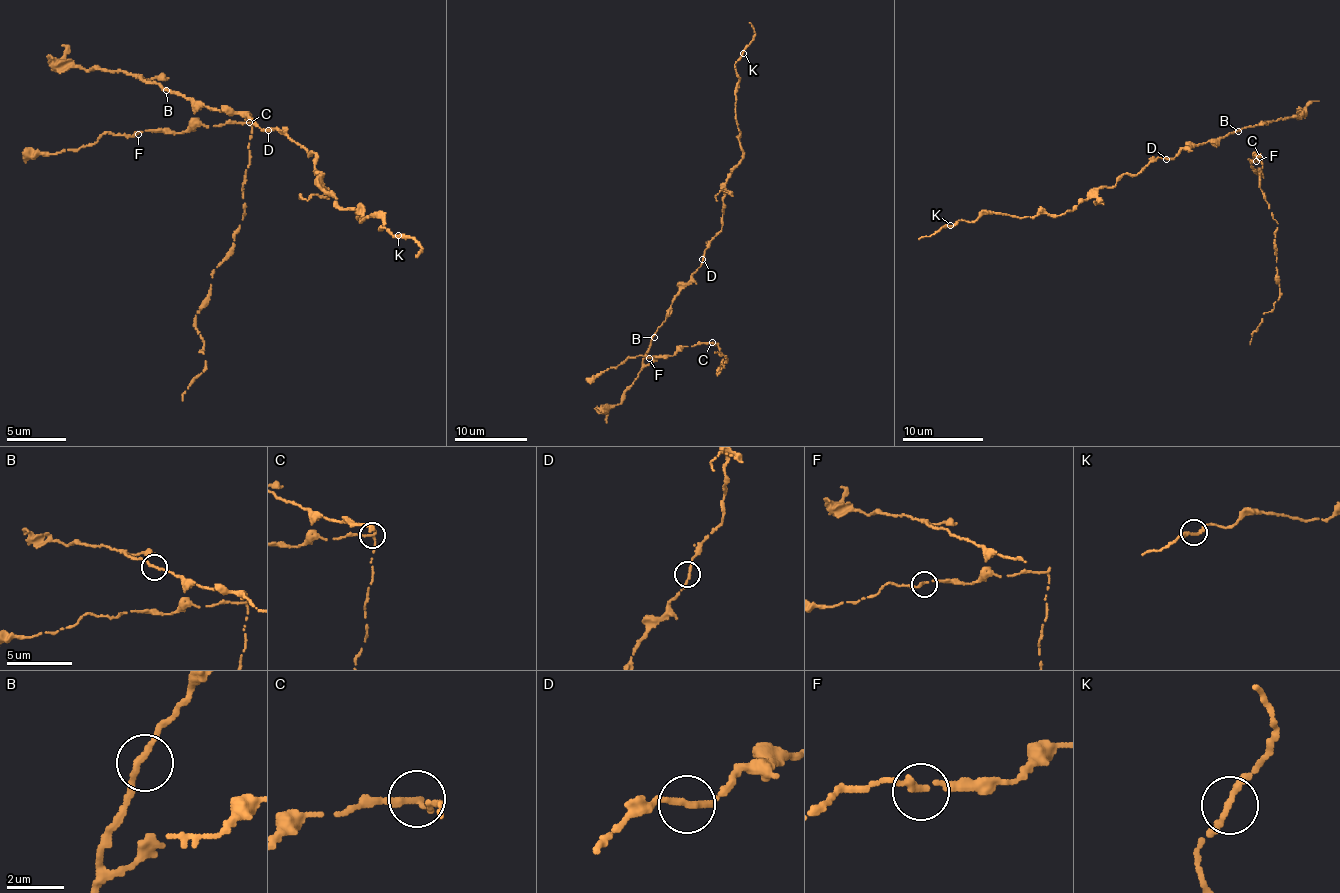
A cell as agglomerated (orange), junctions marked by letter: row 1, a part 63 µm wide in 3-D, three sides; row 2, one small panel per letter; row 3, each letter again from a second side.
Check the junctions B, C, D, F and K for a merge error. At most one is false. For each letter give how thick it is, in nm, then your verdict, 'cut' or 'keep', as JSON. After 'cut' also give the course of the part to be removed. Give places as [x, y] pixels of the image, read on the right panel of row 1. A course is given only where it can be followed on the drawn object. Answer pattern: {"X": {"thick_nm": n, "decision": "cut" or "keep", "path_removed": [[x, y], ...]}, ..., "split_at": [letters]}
{"B": {"thick_nm": 240, "decision": "keep"}, "C": {"thick_nm": 240, "decision": "cut", "path_removed": [[1260, 156], [1262, 166], [1259, 186], [1277, 223], [1275, 245], [1279, 299], [1263, 313], [1249, 345]]}, "D": {"thick_nm": 200, "decision": "keep"}, "F": {"thick_nm": 220, "decision": "keep"}, "K": {"thick_nm": 240, "decision": "keep"}, "split_at": ["C"]}

